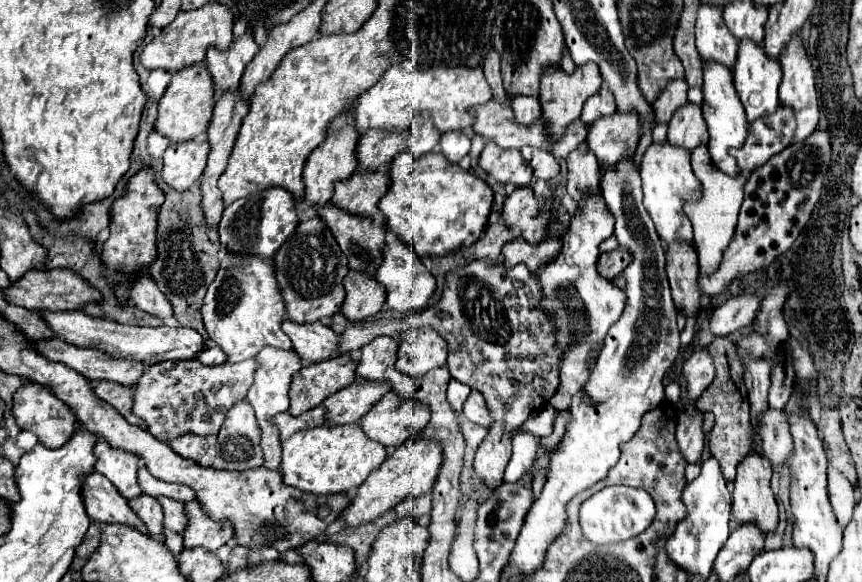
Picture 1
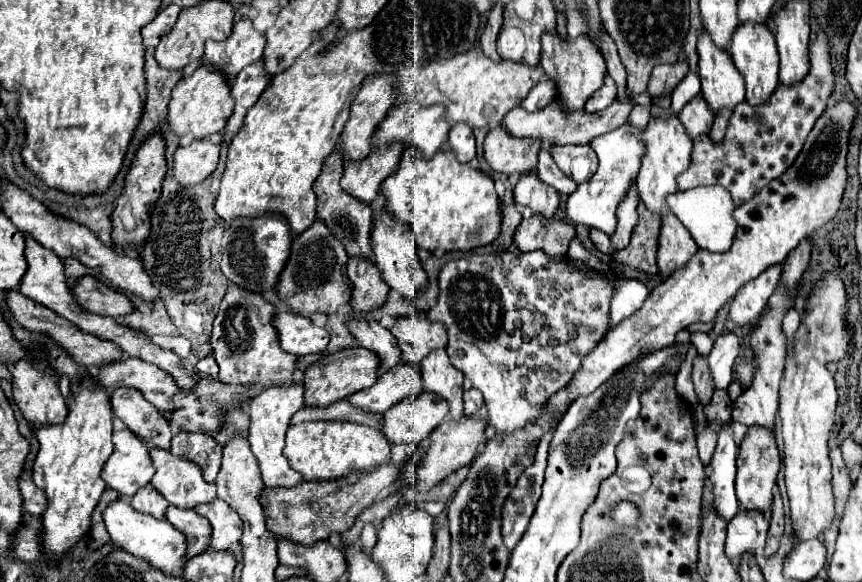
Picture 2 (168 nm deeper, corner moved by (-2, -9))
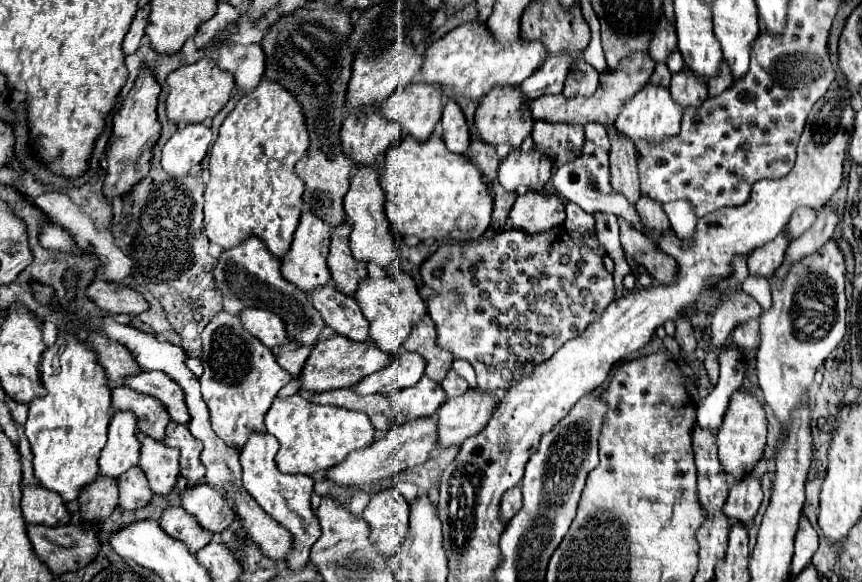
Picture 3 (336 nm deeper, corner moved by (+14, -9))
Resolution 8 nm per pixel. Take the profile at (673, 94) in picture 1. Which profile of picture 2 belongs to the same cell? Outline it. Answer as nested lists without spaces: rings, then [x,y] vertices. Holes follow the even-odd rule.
[[[678,60],[676,64],[660,64],[652,70],[652,84],[648,84],[648,94],[650,98],[660,98],[660,96],[670,96],[674,88],[684,80],[688,74],[688,64],[686,60]]]

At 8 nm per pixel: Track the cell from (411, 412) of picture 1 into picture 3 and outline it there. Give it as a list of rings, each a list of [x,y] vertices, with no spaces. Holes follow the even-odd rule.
[[[426,374],[418,384],[404,388],[400,392],[392,394],[394,408],[400,412],[406,412],[408,418],[426,418],[434,416],[436,410],[446,402],[446,392],[440,384],[432,382]]]

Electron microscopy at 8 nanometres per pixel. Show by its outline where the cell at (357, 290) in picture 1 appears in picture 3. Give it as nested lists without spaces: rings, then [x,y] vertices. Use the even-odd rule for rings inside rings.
[[[348,218],[332,230],[332,242],[330,242],[330,254],[328,254],[328,268],[332,274],[332,282],[340,292],[354,296],[360,280],[368,276],[366,264],[356,260],[348,246],[350,236],[350,222]]]

